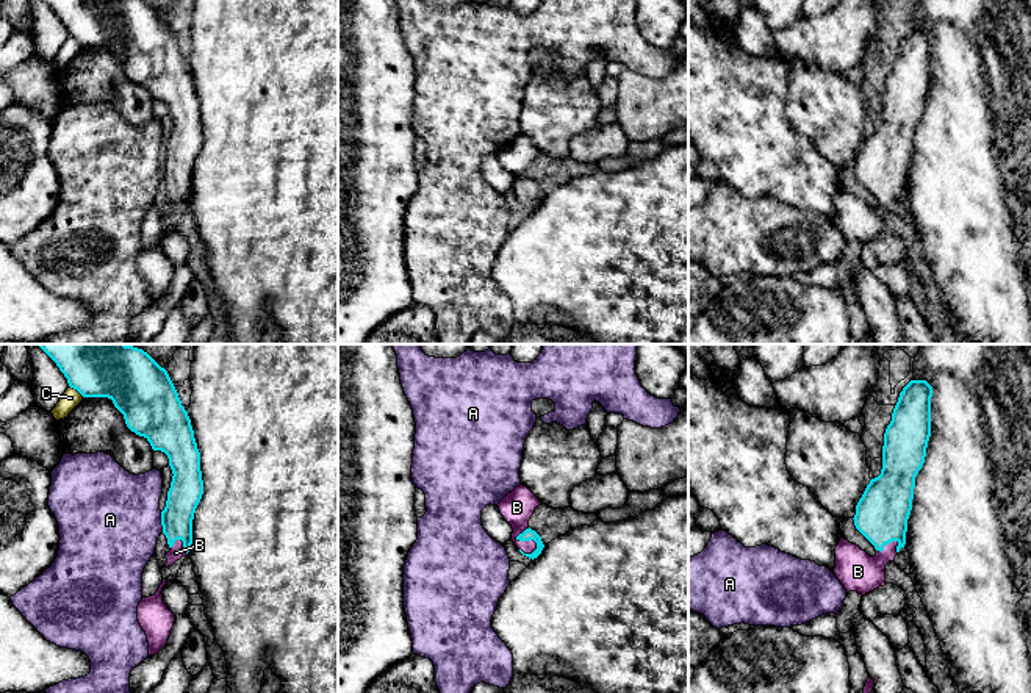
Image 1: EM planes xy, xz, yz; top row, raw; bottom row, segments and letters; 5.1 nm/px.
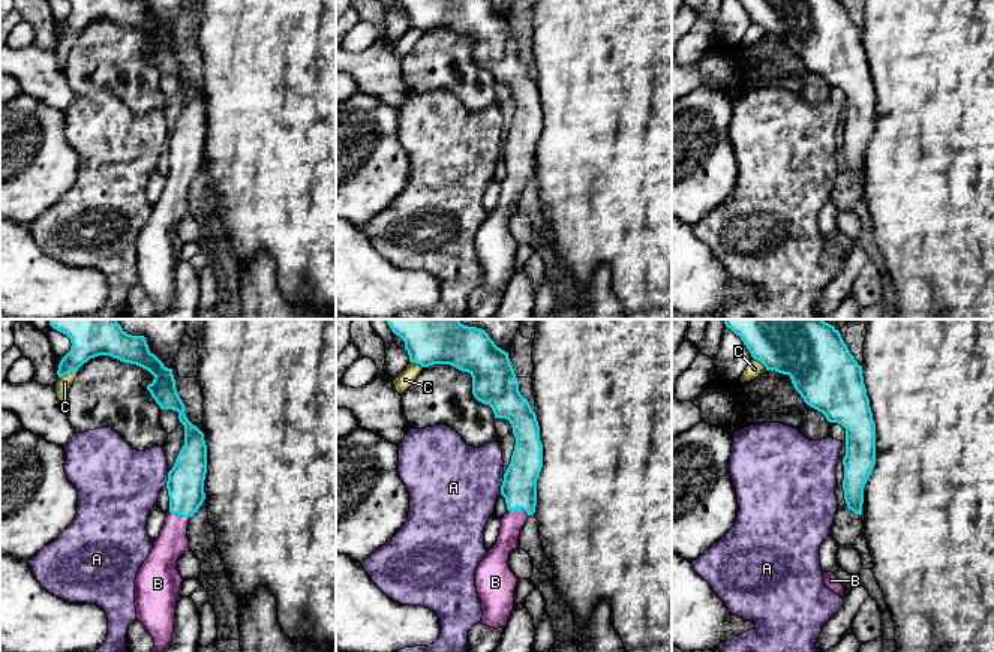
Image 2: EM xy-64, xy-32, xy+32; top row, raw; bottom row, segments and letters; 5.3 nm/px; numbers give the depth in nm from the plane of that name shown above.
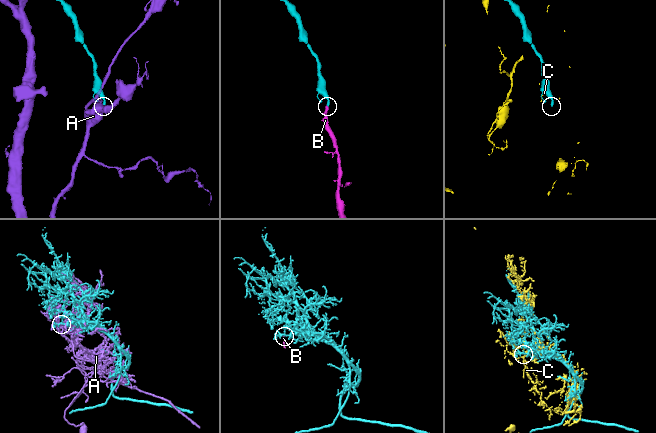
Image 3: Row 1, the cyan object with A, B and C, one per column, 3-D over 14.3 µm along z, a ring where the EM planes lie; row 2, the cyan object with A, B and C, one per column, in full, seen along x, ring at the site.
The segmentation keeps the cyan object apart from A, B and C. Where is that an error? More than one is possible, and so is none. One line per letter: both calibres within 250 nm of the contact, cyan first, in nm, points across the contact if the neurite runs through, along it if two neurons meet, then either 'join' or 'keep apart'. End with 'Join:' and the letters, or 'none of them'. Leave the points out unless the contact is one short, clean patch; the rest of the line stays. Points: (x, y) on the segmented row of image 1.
A: 170/500 nm | keep apart
B: 60/170 nm | across xz (528, 534), (528, 540), (517, 537), (517, 507) | join
C: 380/90 nm | keep apart
Join: B

